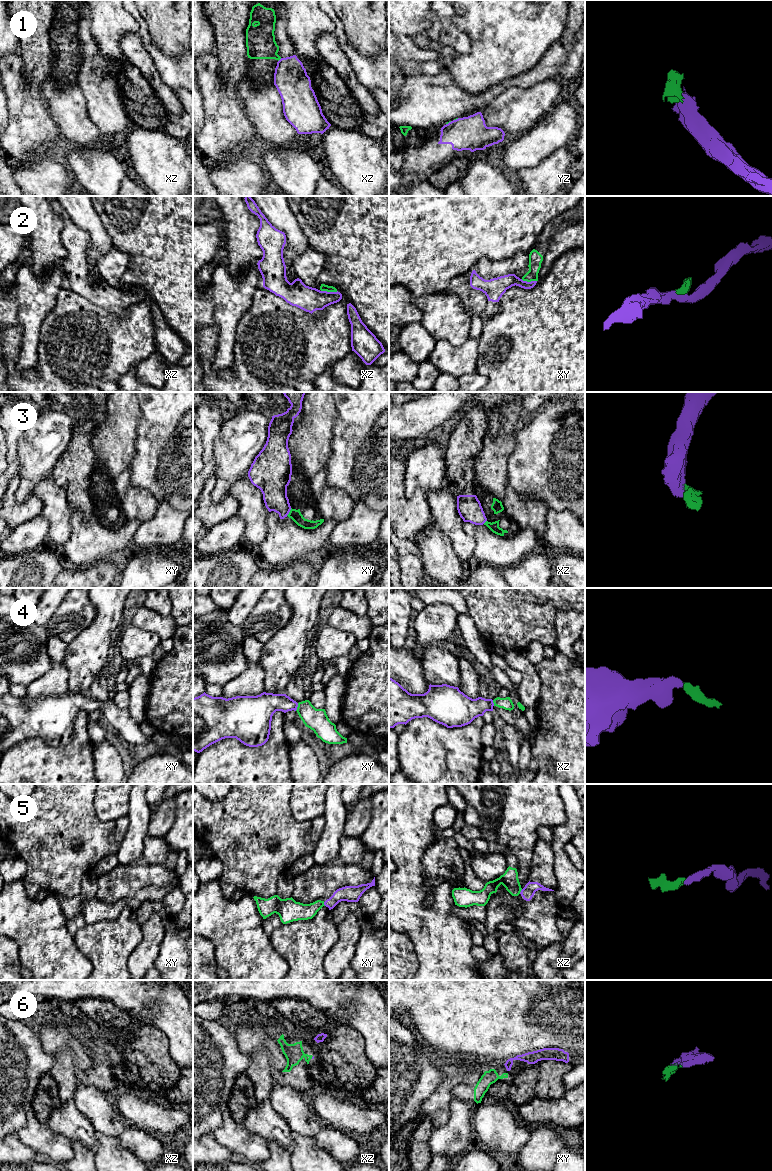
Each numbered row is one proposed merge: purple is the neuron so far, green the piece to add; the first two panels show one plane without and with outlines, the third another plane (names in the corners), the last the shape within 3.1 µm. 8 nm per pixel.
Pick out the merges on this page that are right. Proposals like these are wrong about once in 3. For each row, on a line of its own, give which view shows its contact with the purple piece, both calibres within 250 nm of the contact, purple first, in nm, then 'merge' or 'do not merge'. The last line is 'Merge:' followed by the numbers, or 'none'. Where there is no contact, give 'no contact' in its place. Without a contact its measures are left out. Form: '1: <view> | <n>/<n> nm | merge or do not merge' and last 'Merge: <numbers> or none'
1: xz | 280/240 nm | do not merge
2: xz | 200/60 nm | do not merge
3: xy | 220/90 nm | do not merge
4: xy | 190/180 nm | merge
5: xz | 100/140 nm | merge
6: xz | 20/150 nm | merge
Merge: 4, 5, 6

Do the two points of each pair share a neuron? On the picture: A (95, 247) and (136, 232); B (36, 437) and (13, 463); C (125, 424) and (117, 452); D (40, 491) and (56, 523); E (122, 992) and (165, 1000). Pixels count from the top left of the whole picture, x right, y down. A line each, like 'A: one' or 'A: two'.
A: two
B: two
C: one
D: one
E: one

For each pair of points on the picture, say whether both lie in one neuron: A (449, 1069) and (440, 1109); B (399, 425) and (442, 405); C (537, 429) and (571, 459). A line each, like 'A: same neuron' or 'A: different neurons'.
A: same neuron
B: same neuron
C: same neuron

